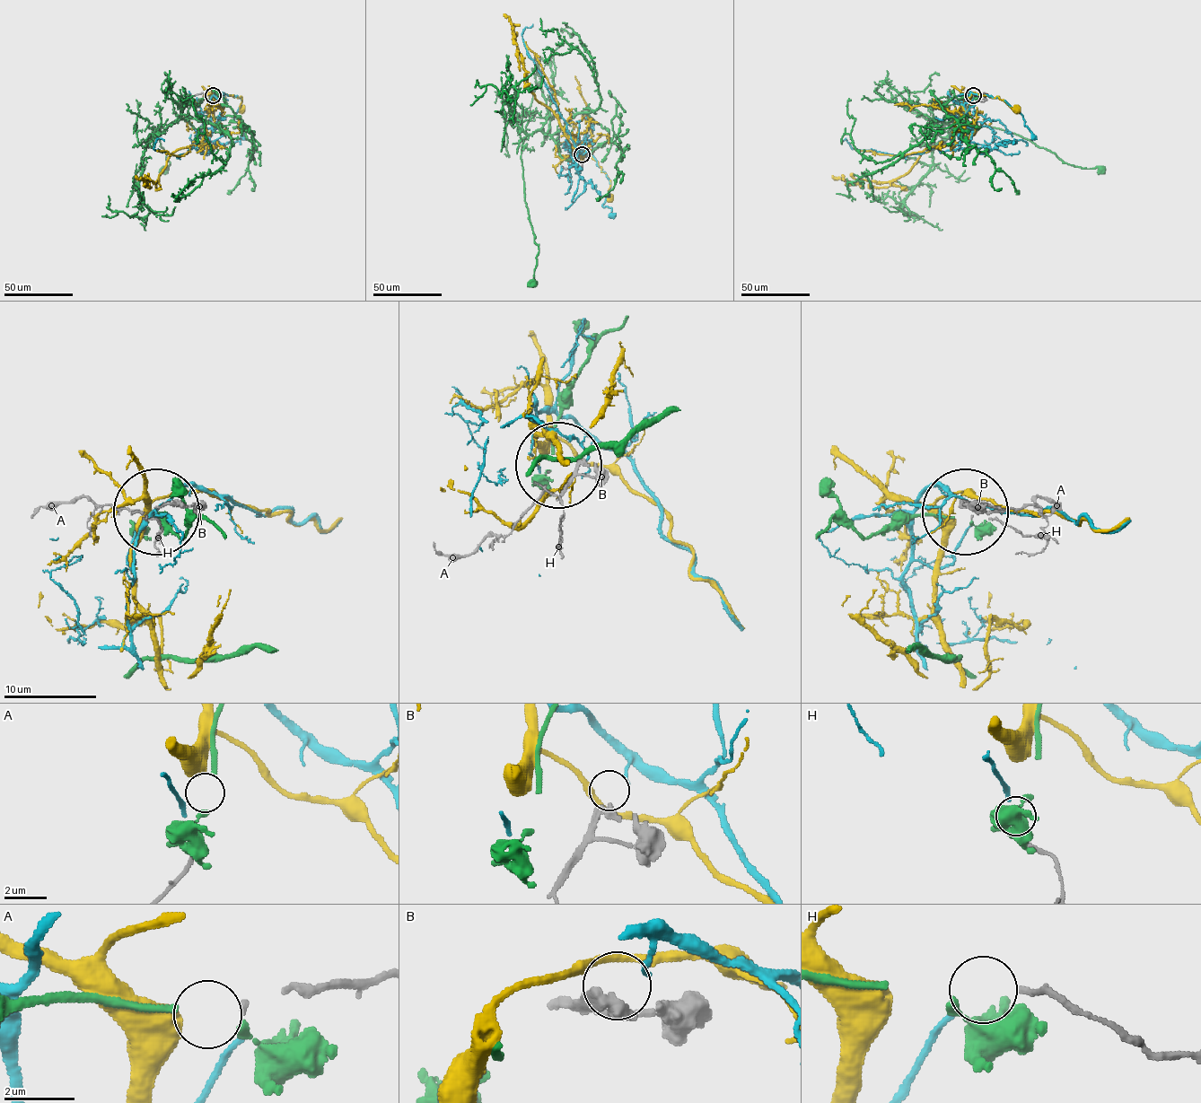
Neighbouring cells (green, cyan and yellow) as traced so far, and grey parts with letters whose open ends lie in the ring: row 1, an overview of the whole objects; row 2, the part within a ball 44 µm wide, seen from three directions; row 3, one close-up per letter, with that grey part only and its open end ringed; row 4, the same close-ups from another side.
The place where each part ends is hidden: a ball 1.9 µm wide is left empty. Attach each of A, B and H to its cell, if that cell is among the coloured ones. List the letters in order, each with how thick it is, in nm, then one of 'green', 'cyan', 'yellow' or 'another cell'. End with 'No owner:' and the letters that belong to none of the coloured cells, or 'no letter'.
A: calibre 120 nm; yellow
B: calibre 480 nm; another cell
H: calibre 150 nm; cyan
No owner: B

